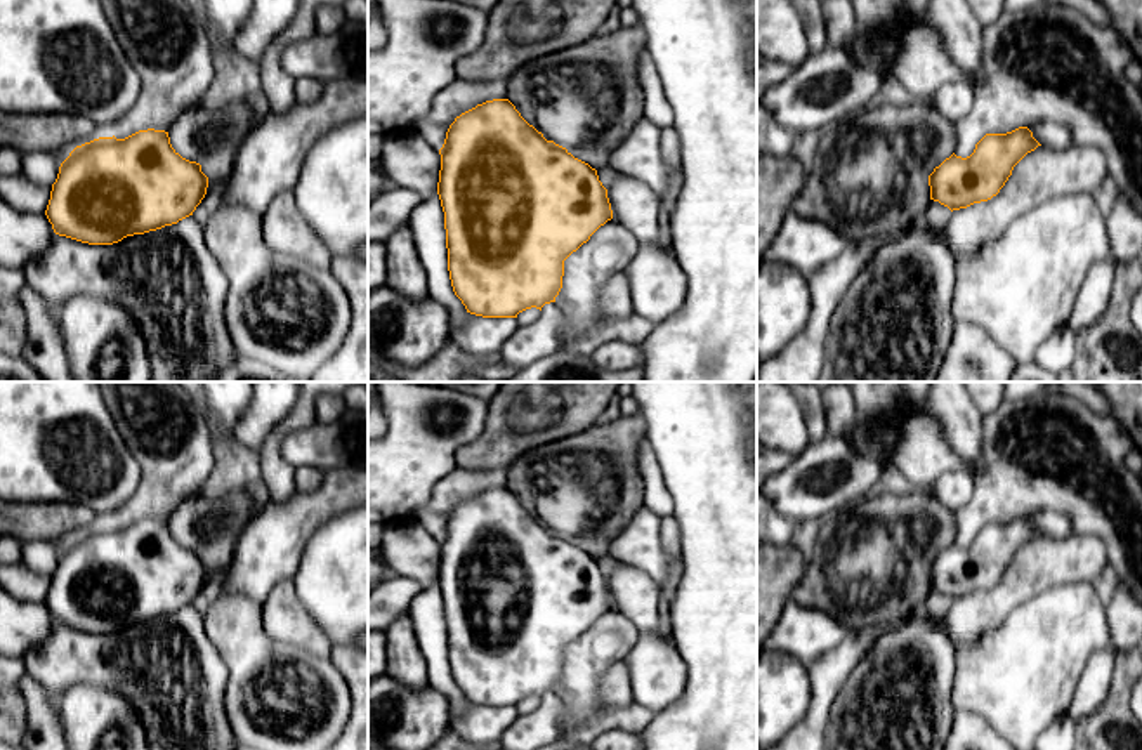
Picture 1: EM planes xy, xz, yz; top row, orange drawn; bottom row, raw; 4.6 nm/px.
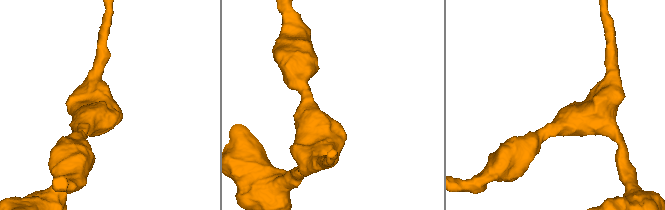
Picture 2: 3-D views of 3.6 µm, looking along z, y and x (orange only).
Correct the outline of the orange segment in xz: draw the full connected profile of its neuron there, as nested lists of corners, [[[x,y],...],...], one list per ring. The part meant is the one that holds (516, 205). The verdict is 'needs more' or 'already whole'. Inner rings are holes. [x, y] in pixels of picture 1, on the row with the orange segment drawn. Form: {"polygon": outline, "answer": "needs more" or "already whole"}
{"polygon": [[[493,99],[462,113],[446,132],[437,194],[444,212],[448,271],[455,295],[467,312],[482,318],[517,318],[519,312],[555,302],[564,260],[613,219],[607,189],[597,170],[566,148],[547,141],[509,99]]], "answer": "already whole"}

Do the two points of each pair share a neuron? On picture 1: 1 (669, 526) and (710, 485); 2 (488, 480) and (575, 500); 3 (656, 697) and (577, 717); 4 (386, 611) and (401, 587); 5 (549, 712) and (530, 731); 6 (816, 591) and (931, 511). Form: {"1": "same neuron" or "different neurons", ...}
{"1": "different neurons", "2": "different neurons", "3": "different neurons", "4": "same neuron", "5": "same neuron", "6": "same neuron"}

